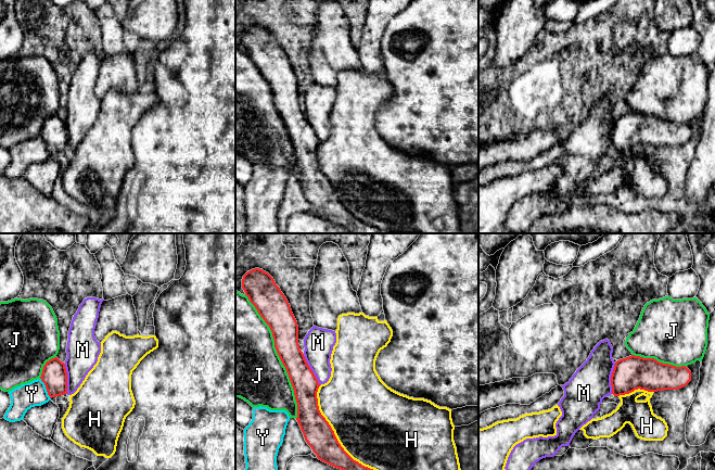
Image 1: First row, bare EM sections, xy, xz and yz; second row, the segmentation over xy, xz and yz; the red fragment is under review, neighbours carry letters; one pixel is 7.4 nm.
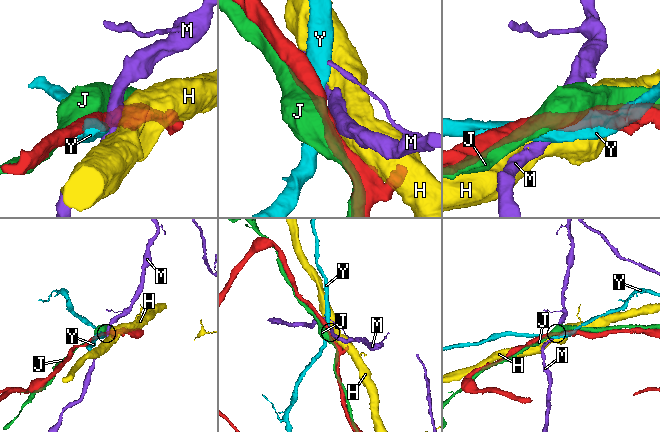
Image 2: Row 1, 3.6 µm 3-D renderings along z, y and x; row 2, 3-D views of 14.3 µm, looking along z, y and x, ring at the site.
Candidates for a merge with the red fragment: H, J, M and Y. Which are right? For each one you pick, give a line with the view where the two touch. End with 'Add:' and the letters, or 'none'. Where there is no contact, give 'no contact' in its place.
J: xz
Add: J

